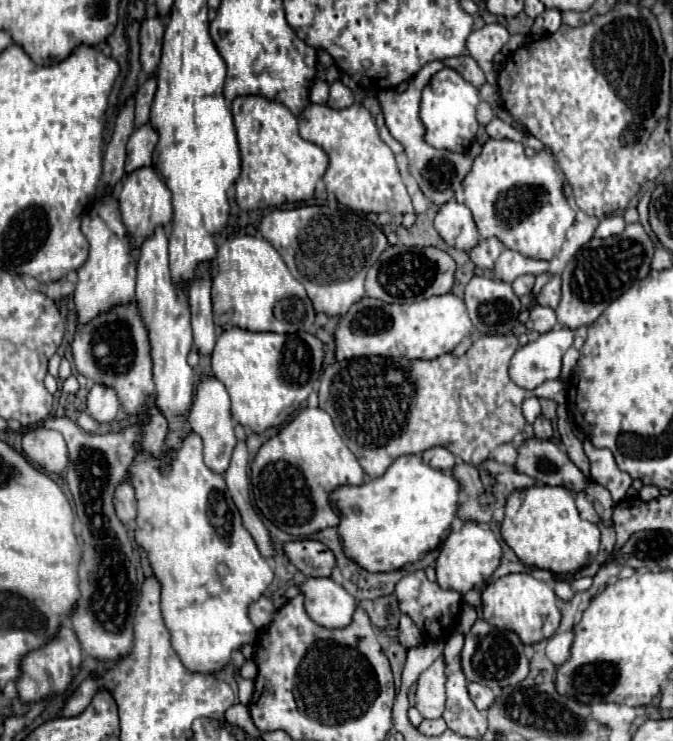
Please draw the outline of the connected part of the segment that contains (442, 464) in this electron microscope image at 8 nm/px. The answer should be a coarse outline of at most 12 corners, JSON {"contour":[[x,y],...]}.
{"contour":[[431,447],[423,461],[435,469],[451,471],[453,453],[445,447]]}

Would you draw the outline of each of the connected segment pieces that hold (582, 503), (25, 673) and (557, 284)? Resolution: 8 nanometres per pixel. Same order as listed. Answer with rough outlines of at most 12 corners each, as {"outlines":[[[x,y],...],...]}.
{"outlines":[[[577,493],[577,509],[583,519],[599,523],[593,509],[585,493]],[[63,625],[29,653],[17,679],[19,699],[37,703],[69,689],[81,647]],[[561,277],[545,283],[537,303],[555,309],[561,299]]]}

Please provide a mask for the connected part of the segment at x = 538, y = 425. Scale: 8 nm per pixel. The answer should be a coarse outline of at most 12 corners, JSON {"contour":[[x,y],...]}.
{"contour":[[545,417],[533,423],[537,439],[551,439],[551,423]]}

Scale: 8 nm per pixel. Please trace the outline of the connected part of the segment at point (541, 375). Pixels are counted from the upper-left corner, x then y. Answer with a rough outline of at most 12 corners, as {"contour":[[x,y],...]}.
{"contour":[[555,327],[521,347],[509,377],[535,389],[561,377],[573,331]]}

